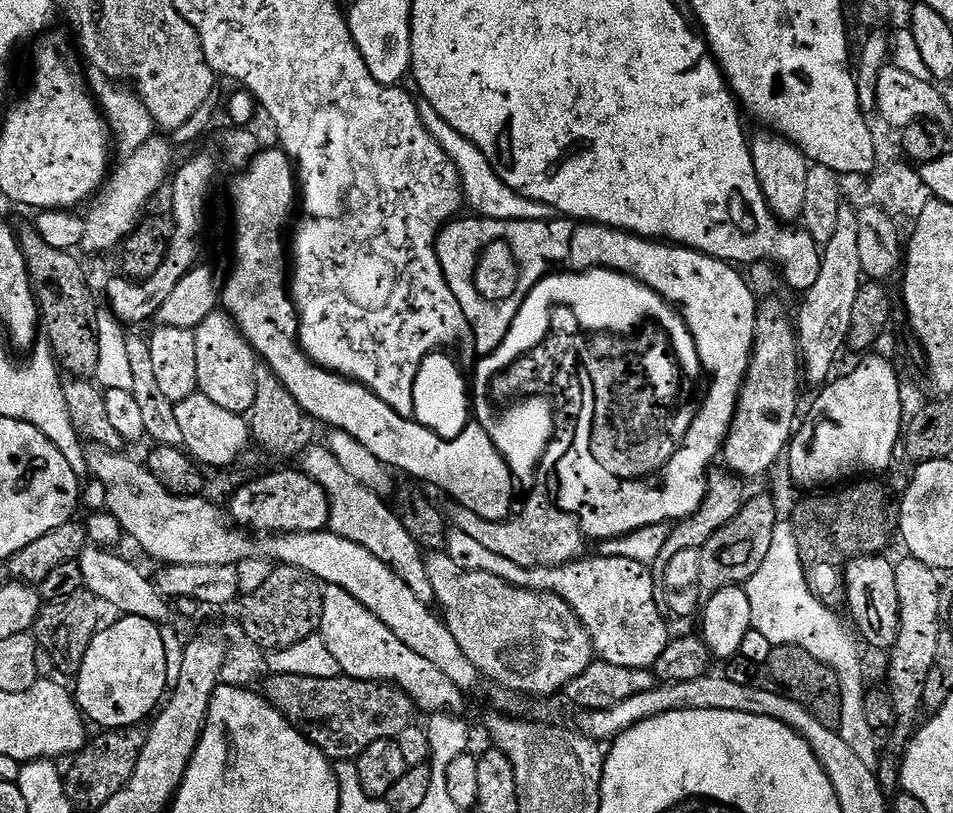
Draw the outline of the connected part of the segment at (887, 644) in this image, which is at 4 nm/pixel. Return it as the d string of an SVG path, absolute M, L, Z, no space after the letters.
M877 554L874 556L859 556L850 561L844 567L844 590L846 593L846 609L848 608L849 614L852 615L853 621L851 620L851 623L858 633L859 639L865 645L868 643L872 648L891 650L898 638L898 630L900 629L900 599L898 598L898 585L894 582L896 565L891 559L888 561L886 557L887 555Z

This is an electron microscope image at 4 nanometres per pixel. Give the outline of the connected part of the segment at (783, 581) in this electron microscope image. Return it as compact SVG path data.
M777 519L766 562L758 566L757 573L749 578L746 587L752 626L764 637L770 638L773 646L798 646L806 650L806 654L814 654L814 658L824 659L839 669L840 680L843 681L842 718L838 729L840 737L864 765L879 769L882 752L876 749L878 737L874 730L870 730L870 721L866 718L866 683L864 668L860 665L861 645L853 629L840 621L841 613L826 607L810 590L804 577L802 558L798 554L798 538L792 529L791 519Z

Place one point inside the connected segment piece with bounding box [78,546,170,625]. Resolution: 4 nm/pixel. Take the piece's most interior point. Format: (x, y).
(115, 581)

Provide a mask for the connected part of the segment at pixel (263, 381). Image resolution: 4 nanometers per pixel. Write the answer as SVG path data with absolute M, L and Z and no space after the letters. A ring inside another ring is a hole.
M257 363L256 381L258 387L250 413L251 439L255 443L257 440L272 456L299 457L307 448L311 448L317 439L318 422L310 414L306 414L306 410L302 410L302 406L298 404L298 398L294 398L294 394L290 394L290 390L286 390L286 386L267 364Z

